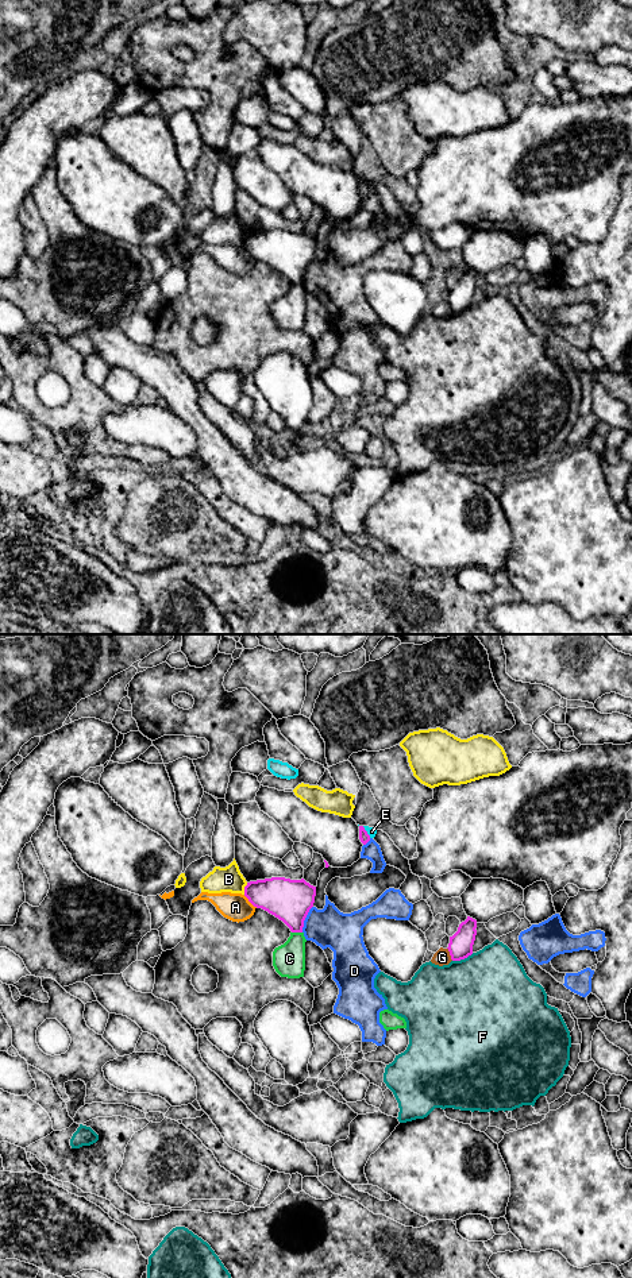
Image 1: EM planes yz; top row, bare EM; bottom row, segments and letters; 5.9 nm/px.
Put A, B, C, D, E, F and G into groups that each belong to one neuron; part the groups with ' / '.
A / B / C / D / E / F / G

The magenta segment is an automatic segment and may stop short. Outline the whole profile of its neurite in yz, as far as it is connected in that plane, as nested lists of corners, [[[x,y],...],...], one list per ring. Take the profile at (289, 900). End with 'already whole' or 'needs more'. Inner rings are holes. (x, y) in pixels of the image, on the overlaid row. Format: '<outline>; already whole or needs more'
[[[271,877],[247,883],[244,896],[254,907],[282,920],[292,933],[302,933],[304,920],[315,903],[316,887],[304,879]]]; already whole

